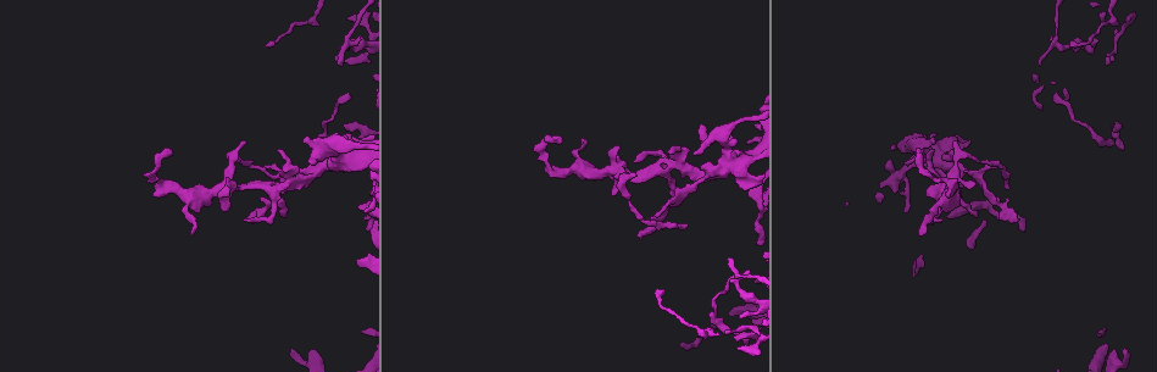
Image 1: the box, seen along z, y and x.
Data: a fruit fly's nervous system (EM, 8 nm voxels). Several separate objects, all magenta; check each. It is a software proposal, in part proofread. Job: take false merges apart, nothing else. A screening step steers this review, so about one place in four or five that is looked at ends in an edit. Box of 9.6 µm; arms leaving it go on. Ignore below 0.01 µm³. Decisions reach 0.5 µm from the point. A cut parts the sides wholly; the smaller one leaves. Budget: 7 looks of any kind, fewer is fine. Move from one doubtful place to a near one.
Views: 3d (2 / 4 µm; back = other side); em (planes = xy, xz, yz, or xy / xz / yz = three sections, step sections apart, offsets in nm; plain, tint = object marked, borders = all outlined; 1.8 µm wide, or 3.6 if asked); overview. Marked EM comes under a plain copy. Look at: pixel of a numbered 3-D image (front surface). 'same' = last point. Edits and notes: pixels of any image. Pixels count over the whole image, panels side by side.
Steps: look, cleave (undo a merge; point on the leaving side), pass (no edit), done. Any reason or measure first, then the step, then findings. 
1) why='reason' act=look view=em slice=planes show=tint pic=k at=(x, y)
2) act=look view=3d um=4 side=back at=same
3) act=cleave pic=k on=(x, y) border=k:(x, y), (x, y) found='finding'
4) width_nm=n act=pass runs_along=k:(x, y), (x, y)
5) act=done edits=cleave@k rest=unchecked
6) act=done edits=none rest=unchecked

why='abrupt turn' act=look view=3d um=2 pic=1 at=(275, 191)

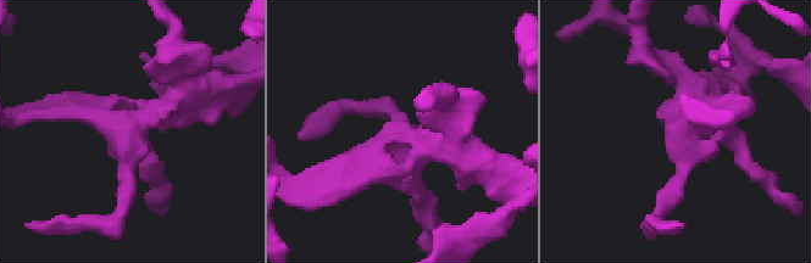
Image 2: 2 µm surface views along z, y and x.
why='now the EM' act=look view=em slice=xz step=4 show=tint pic=2 at=(400, 134)

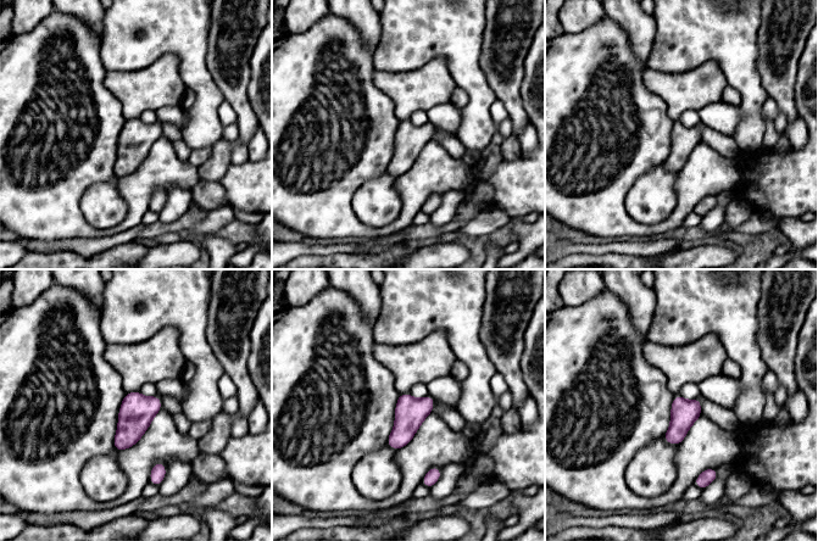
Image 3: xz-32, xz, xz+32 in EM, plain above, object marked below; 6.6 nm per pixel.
why='cut it another way' act=look view=em slice=planes show=borders at=same

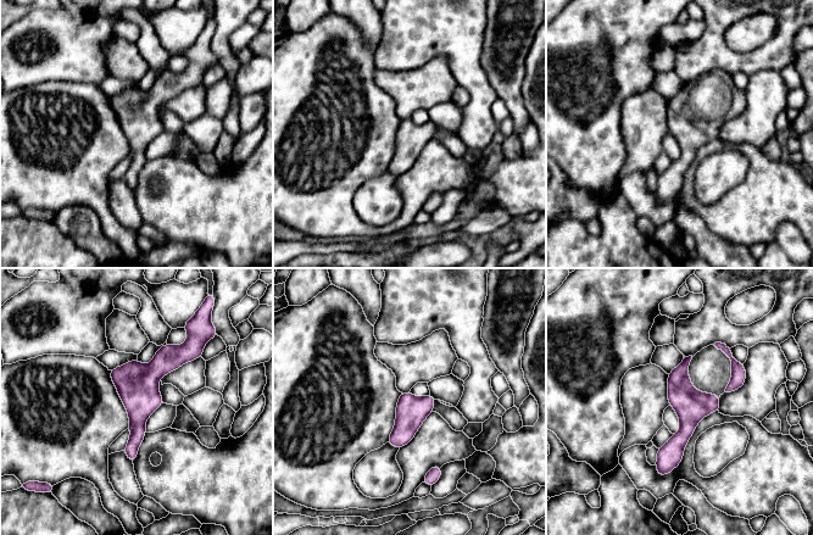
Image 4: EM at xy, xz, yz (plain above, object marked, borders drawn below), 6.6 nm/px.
act=pass runs_along=4:(183, 349), (140, 386), (132, 457) found='continuous, no second cell'

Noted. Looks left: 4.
why='sharp bend' act=look view=3d um=2 pic=1 at=(323, 144)

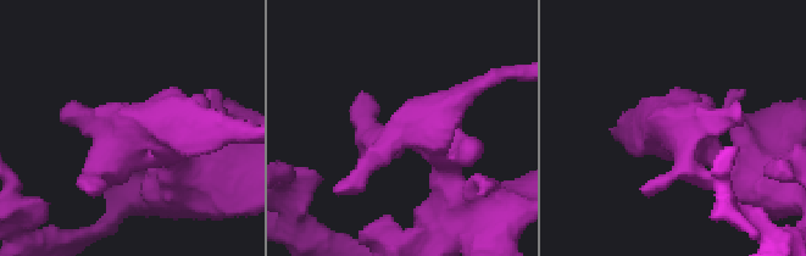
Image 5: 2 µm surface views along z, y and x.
why='need the tissue' act=look view=em slice=planes show=tint pic=5 at=(675, 137)

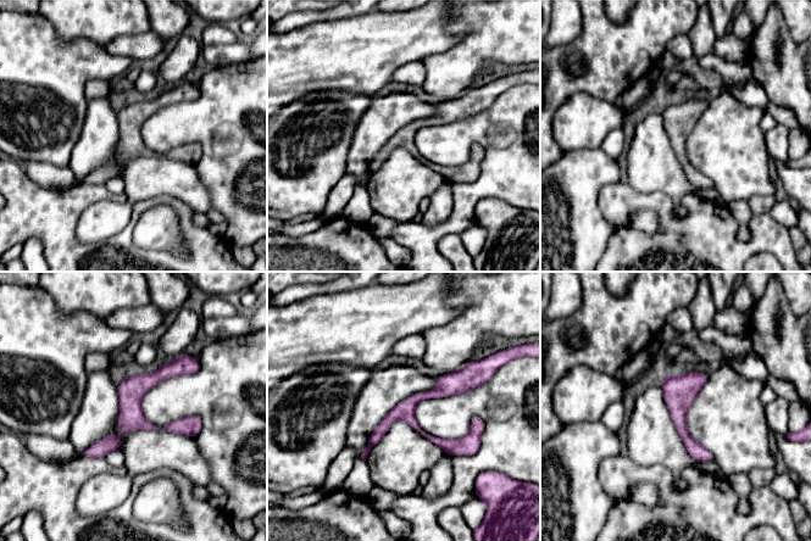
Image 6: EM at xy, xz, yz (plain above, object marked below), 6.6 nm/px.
act=pass found='all the same cell'

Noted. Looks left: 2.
why='sharp bend' act=look view=em slice=xy step=8 show=tint pic=1 at=(351, 46)

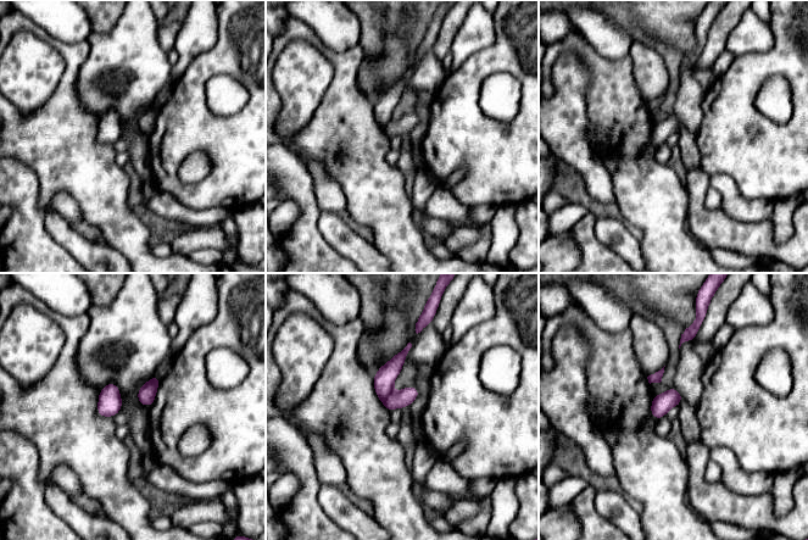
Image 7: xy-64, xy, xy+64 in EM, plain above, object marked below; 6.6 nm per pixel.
act=cleave pic=7 on=(386, 374) border=7:(391, 391), (383, 402) found='two cells meet here'

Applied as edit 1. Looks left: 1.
act=done edits=cleave@7 rest=unchecked

